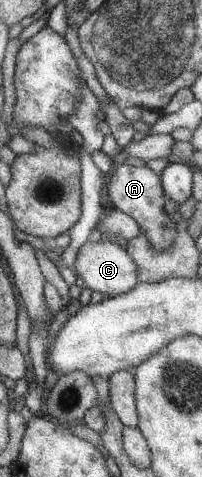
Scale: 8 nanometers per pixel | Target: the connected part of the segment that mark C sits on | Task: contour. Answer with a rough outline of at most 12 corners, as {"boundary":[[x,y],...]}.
{"boundary":[[86,241],[74,265],[104,298],[128,293],[138,266],[112,241]]}

